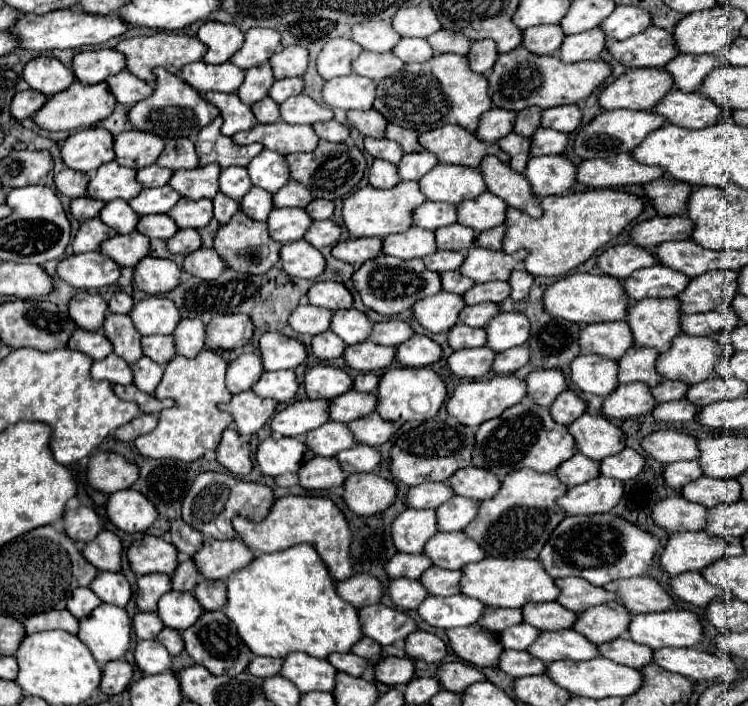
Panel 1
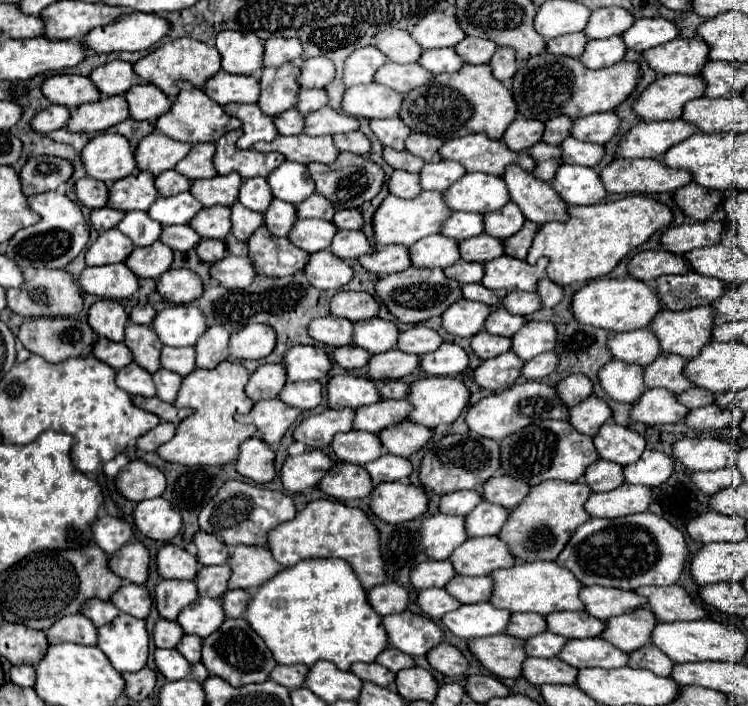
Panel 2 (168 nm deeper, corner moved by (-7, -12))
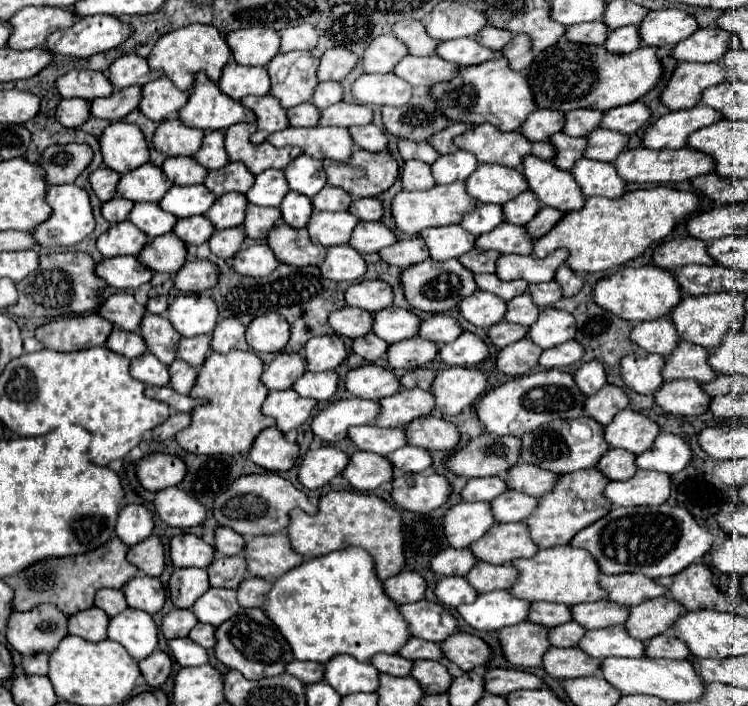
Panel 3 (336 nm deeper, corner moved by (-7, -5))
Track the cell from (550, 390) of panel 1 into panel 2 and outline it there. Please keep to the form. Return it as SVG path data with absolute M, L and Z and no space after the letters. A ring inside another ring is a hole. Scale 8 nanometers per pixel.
M571 374L557 384L557 392L559 392L561 400L571 408L593 394L593 382L587 376Z

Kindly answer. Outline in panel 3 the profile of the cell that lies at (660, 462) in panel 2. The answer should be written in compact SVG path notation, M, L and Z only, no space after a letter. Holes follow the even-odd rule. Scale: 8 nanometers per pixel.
M659 433L653 447L645 453L637 455L635 465L639 469L653 469L659 473L675 473L681 471L691 459L691 449L687 443L671 433Z

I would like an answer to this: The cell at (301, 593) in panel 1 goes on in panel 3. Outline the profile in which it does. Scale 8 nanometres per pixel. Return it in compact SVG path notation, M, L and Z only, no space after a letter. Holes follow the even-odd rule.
M359 547L331 551L327 555L307 559L295 569L289 569L285 575L275 579L271 591L265 597L263 611L277 625L279 633L285 637L295 659L299 661L327 663L331 657L345 653L367 663L377 653L397 653L399 647L409 639L407 625L403 617L399 617L397 605L385 595L383 585L375 575L371 555Z

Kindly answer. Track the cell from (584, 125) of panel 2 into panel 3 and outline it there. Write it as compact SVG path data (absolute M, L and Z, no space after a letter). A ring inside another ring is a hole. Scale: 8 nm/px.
M635 101L635 103L605 111L599 127L629 135L629 133L635 133L639 127L643 127L647 119L649 119L649 109L643 103Z

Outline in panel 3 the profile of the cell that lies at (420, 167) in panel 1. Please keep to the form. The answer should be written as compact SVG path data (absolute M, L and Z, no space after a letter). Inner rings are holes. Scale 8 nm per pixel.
M455 151L449 155L441 155L433 165L433 177L435 183L455 183L455 181L465 181L477 167L475 155L467 151Z

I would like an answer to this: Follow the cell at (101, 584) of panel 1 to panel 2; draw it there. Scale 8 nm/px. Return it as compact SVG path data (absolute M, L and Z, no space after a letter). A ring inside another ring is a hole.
M123 584L115 596L111 596L111 602L125 614L131 614L135 618L147 618L153 606L151 594L145 586L137 584Z

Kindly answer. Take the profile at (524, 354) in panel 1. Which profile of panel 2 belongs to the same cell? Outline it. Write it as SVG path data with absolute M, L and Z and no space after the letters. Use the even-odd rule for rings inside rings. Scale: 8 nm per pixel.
M555 352L539 354L539 356L535 356L533 360L529 360L529 362L523 366L521 376L523 376L525 380L541 380L541 378L549 376L551 372L555 372L557 364L559 364L559 356L555 356Z

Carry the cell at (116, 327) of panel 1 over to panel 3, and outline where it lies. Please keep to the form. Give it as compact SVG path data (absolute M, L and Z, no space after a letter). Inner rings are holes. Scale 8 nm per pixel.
M145 313L141 319L139 335L145 339L147 351L155 355L163 365L171 365L171 361L175 361L175 349L181 337L175 333L165 315Z

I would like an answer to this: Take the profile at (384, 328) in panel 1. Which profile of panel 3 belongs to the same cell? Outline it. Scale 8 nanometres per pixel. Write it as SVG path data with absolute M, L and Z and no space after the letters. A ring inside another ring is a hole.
M431 315L429 319L421 321L419 327L419 337L433 343L451 343L455 337L459 337L459 333L463 333L463 329L449 315Z

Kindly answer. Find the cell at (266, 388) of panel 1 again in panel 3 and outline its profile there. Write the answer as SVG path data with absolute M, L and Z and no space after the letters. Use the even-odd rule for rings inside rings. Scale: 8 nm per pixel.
M321 371L321 373L303 373L293 389L301 397L311 397L315 401L327 401L337 391L337 373L335 371Z

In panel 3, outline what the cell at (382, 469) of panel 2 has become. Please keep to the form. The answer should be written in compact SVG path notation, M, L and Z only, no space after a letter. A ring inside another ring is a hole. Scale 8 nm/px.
M405 445L389 455L385 455L387 461L391 461L395 475L403 475L403 473L417 473L417 471L425 471L431 467L431 455L427 449L419 449L413 445Z

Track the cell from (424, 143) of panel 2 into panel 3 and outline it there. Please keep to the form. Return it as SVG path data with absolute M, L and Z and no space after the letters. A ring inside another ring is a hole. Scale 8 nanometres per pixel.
M453 123L453 125L449 125L447 129L435 133L435 135L429 139L429 145L433 145L441 155L445 155L445 153L453 153L453 151L457 151L457 147L453 145L453 137L465 133L467 129L471 129L471 125Z

